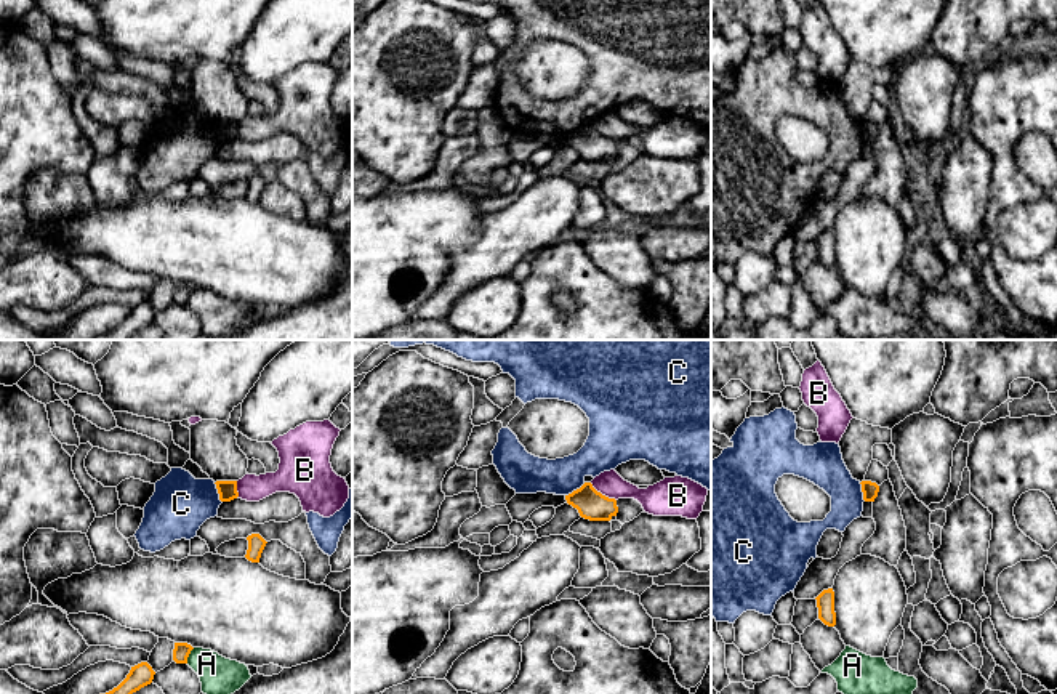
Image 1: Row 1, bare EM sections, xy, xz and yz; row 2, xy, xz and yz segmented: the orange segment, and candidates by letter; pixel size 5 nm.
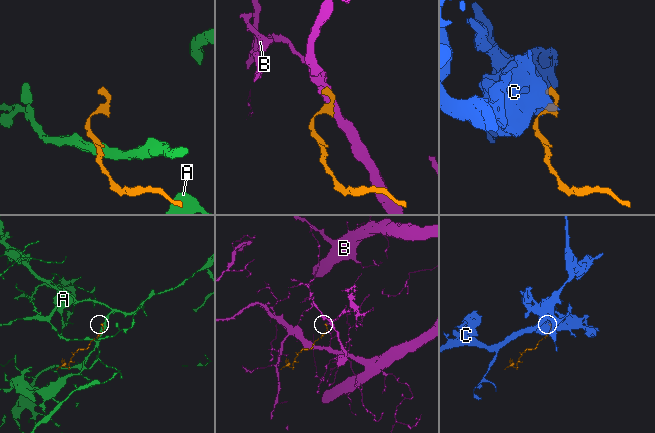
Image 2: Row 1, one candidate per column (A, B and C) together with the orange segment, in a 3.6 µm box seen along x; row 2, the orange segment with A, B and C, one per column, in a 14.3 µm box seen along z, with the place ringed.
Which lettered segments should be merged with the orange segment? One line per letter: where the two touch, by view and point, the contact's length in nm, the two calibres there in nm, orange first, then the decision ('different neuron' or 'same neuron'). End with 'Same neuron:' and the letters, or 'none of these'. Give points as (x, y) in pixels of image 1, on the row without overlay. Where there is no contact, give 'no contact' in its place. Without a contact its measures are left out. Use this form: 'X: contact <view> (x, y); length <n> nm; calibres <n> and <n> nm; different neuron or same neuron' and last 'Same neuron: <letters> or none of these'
A: contact xy (188, 297); length 90 nm; calibres 90 and 200 nm; different neuron
B: contact xz (601, 135); length 160 nm; calibres 150 and 130 nm; different neuron
C: contact xy (218, 133); length 110 nm; calibres 100 and 300 nm; different neuron
Same neuron: none of these

